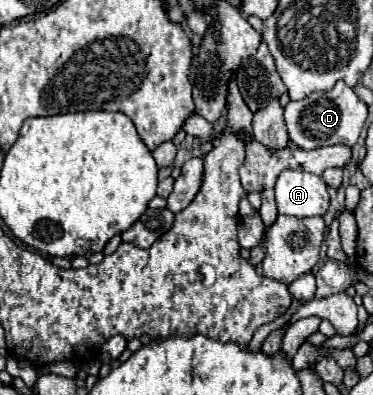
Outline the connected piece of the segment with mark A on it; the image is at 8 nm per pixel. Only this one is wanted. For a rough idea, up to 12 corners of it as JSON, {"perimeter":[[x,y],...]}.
{"perimeter":[[310,172],[276,180],[278,212],[324,216],[328,186]]}

